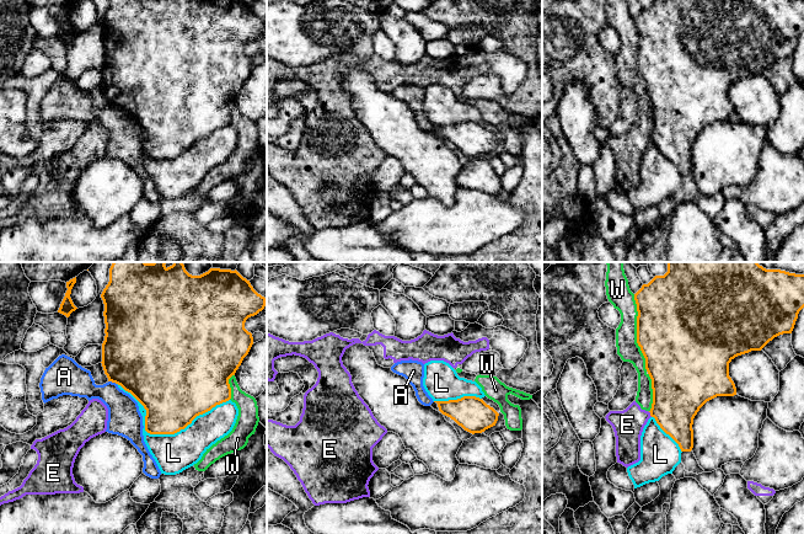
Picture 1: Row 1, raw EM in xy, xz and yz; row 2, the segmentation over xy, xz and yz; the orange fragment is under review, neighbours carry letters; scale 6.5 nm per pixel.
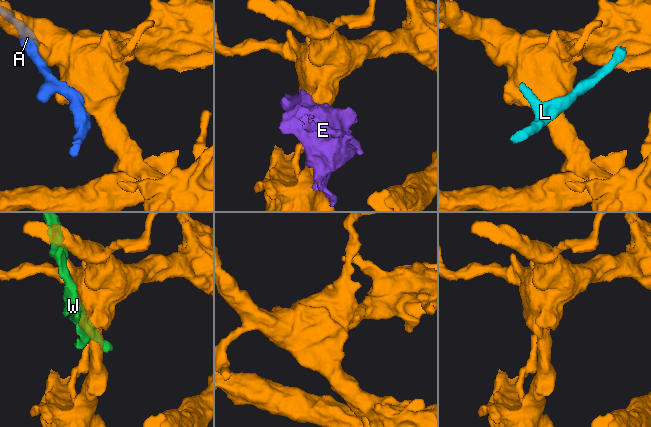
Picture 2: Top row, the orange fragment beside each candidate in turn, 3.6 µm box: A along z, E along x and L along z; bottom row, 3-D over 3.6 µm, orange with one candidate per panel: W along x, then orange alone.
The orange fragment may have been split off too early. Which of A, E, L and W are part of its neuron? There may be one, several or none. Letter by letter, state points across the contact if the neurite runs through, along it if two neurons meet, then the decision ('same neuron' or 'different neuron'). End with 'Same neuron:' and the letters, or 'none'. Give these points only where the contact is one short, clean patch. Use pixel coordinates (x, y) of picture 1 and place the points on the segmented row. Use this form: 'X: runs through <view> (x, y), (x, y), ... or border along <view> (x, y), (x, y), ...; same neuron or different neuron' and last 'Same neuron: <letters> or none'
A: different neuron
E: different neuron
L: different neuron
W: different neuron
Same neuron: none

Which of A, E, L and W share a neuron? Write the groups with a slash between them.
A / E W / L

